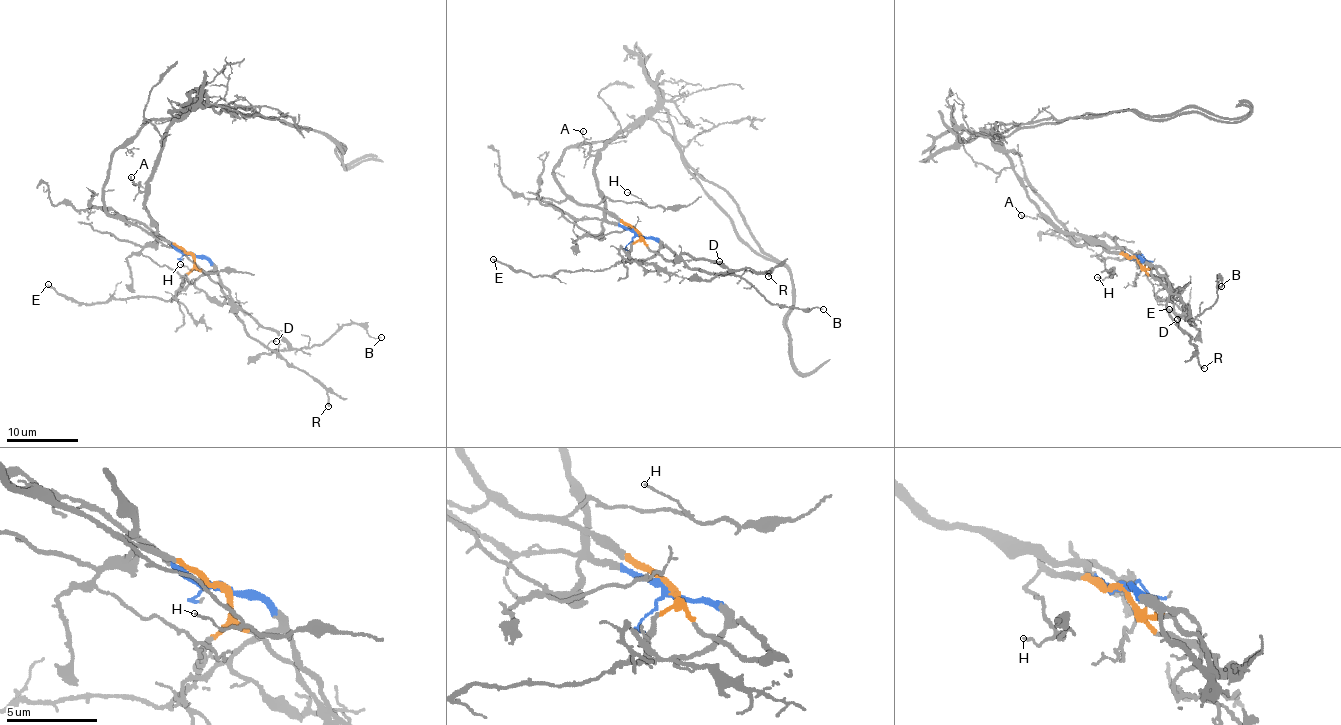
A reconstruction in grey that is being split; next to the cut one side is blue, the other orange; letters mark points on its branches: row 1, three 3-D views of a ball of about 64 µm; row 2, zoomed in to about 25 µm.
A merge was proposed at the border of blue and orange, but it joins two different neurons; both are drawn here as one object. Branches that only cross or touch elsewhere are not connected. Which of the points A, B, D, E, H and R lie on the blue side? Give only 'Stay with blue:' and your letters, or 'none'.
Stay with blue: A, B

